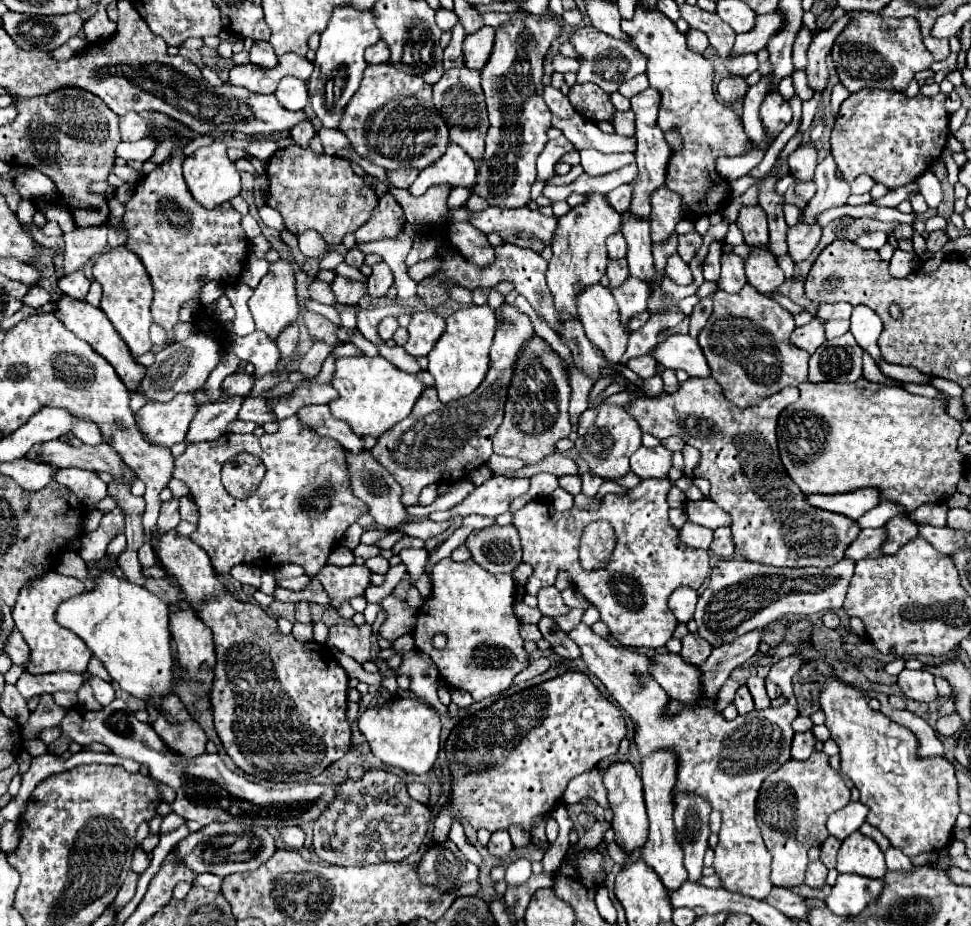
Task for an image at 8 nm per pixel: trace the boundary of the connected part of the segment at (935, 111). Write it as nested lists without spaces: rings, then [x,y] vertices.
[[[863,88],[853,92],[839,108],[831,130],[831,154],[845,182],[867,174],[889,190],[915,182],[941,156],[949,136],[945,94],[905,96],[903,92]]]

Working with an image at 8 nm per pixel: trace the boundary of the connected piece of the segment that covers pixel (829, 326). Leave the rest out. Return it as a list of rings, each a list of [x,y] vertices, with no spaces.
[[[829,320],[829,322],[823,322],[823,328],[827,338],[835,338],[849,330],[849,320]]]

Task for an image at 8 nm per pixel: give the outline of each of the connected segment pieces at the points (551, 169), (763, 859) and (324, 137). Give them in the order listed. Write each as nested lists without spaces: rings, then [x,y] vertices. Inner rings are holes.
[[[561,136],[557,140],[549,140],[537,158],[537,178],[539,180],[551,180],[555,176],[557,160],[569,150],[573,150],[573,146],[571,146],[571,142],[567,142],[567,138]]]
[[[583,622],[575,628],[575,630],[571,630],[569,632],[569,636],[577,642],[577,646],[581,648],[581,656],[583,656],[583,660],[585,660],[585,664],[589,666],[589,670],[591,670],[591,674],[595,674],[605,686],[607,686],[607,690],[609,690],[609,694],[619,702],[619,708],[621,710],[625,710],[627,714],[629,714],[629,718],[631,718],[631,722],[635,724],[635,734],[633,734],[633,744],[635,744],[635,748],[637,748],[637,752],[639,752],[639,756],[641,758],[647,758],[647,756],[651,756],[651,754],[655,754],[655,752],[659,752],[659,750],[665,750],[665,752],[673,752],[675,754],[675,758],[677,758],[677,784],[675,784],[675,788],[673,788],[673,798],[677,796],[677,794],[689,794],[689,796],[701,796],[701,798],[705,798],[709,804],[711,804],[711,808],[713,810],[719,810],[721,812],[721,816],[723,816],[723,826],[721,826],[721,830],[719,830],[719,844],[717,844],[717,848],[715,848],[715,864],[713,864],[713,868],[715,868],[715,874],[717,876],[721,876],[721,882],[723,882],[723,888],[727,888],[727,890],[735,890],[735,892],[739,892],[739,894],[745,894],[745,896],[751,896],[751,898],[757,898],[757,900],[763,900],[769,892],[771,892],[771,888],[773,888],[773,884],[771,884],[771,880],[769,880],[769,866],[771,866],[771,854],[769,854],[769,850],[765,848],[765,842],[763,842],[763,838],[761,838],[761,830],[757,828],[757,820],[755,820],[755,800],[757,800],[757,794],[759,794],[759,788],[761,788],[761,782],[771,774],[771,772],[775,772],[783,762],[787,762],[789,758],[791,758],[791,740],[793,740],[793,728],[791,728],[791,722],[797,718],[797,702],[795,702],[795,696],[793,696],[793,690],[791,690],[791,694],[785,694],[787,698],[789,698],[789,702],[785,704],[785,706],[779,706],[779,708],[767,708],[767,710],[753,710],[753,712],[747,712],[747,714],[743,714],[743,716],[737,716],[735,720],[725,720],[723,716],[721,716],[721,712],[717,712],[715,708],[683,708],[683,710],[679,710],[679,714],[675,714],[675,716],[669,716],[667,714],[667,706],[669,706],[669,702],[671,702],[671,698],[669,698],[669,694],[653,680],[653,676],[651,676],[651,672],[649,672],[649,668],[651,668],[651,658],[647,656],[647,654],[639,654],[639,652],[635,652],[635,650],[631,650],[631,648],[621,648],[621,646],[613,646],[609,640],[605,640],[605,638],[599,638],[599,636],[595,636],[593,634],[593,630],[589,628],[589,626],[585,626]]]
[[[321,128],[319,130],[319,138],[321,138],[321,144],[325,148],[327,154],[335,156],[339,150],[347,148],[349,146],[349,140],[345,134],[341,134],[339,130],[329,130],[329,128]]]

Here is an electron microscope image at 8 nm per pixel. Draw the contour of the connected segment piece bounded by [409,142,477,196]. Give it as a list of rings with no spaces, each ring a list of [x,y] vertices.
[[[449,142],[443,158],[421,170],[417,180],[409,186],[409,192],[413,196],[421,196],[433,184],[449,184],[451,188],[467,188],[473,192],[477,184],[477,168],[471,158],[467,158],[467,154],[459,150],[459,146]]]

